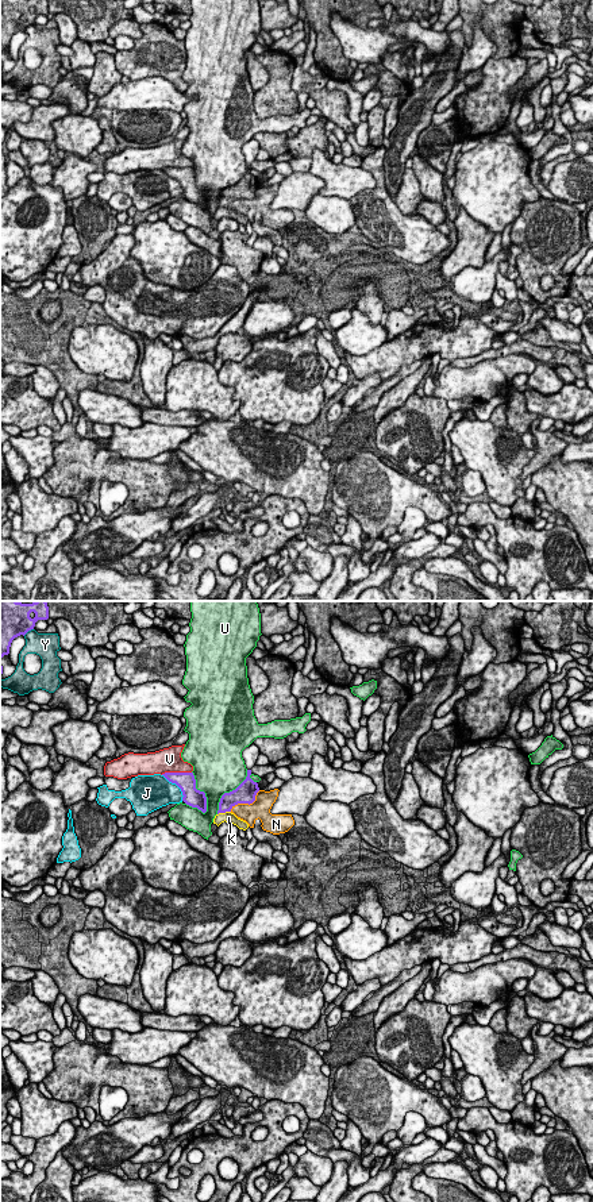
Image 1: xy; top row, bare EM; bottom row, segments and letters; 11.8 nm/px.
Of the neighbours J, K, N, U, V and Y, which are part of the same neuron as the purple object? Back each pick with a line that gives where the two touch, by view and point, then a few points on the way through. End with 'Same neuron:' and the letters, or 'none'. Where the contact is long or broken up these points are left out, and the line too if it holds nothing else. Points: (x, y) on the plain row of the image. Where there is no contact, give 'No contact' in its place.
K: Touches purple at xy (223, 207)
Same neuron: K

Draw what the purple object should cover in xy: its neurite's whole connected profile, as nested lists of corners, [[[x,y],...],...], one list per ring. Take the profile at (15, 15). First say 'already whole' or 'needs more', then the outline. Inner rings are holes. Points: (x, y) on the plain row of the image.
already whole; [[[0,0],[0,55],[9,49],[15,32],[24,31],[38,15],[47,14],[47,0]]]

